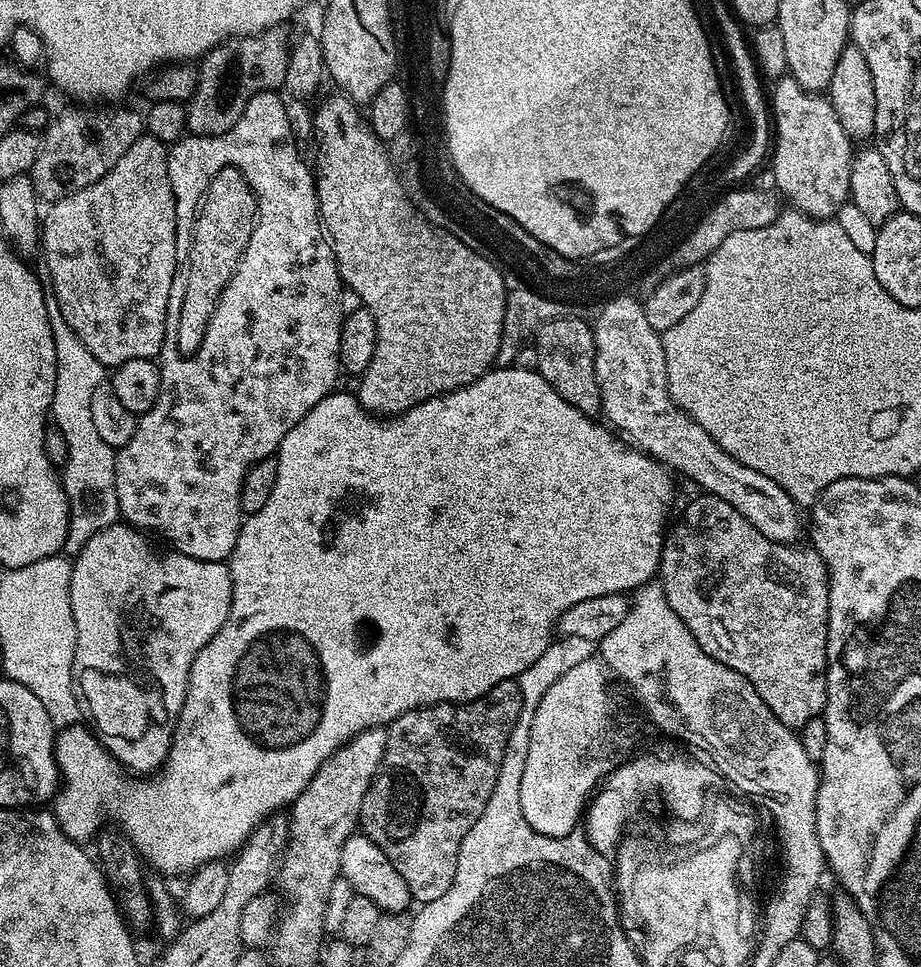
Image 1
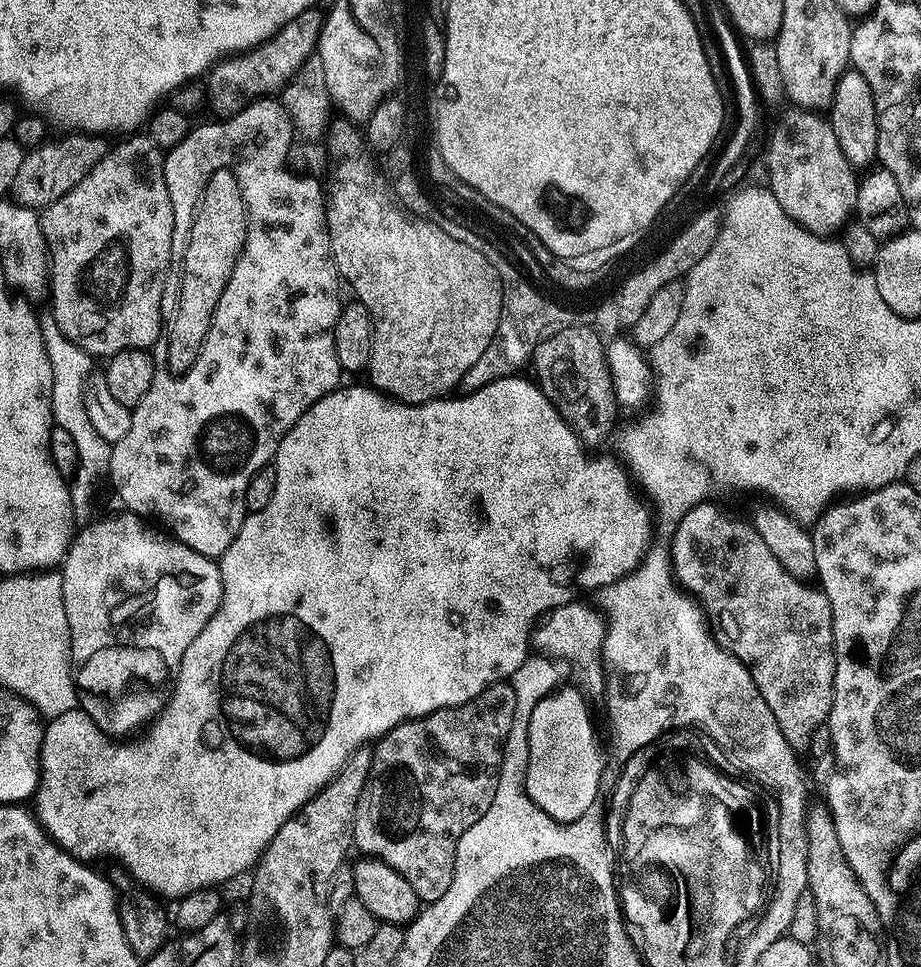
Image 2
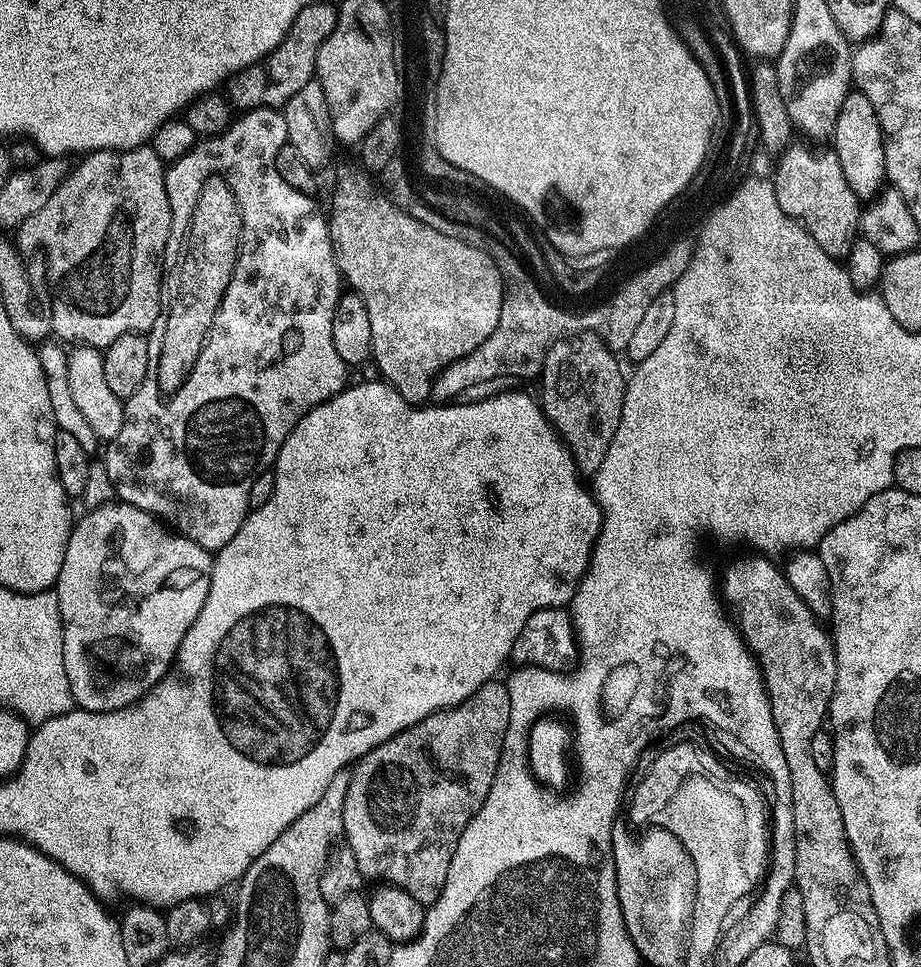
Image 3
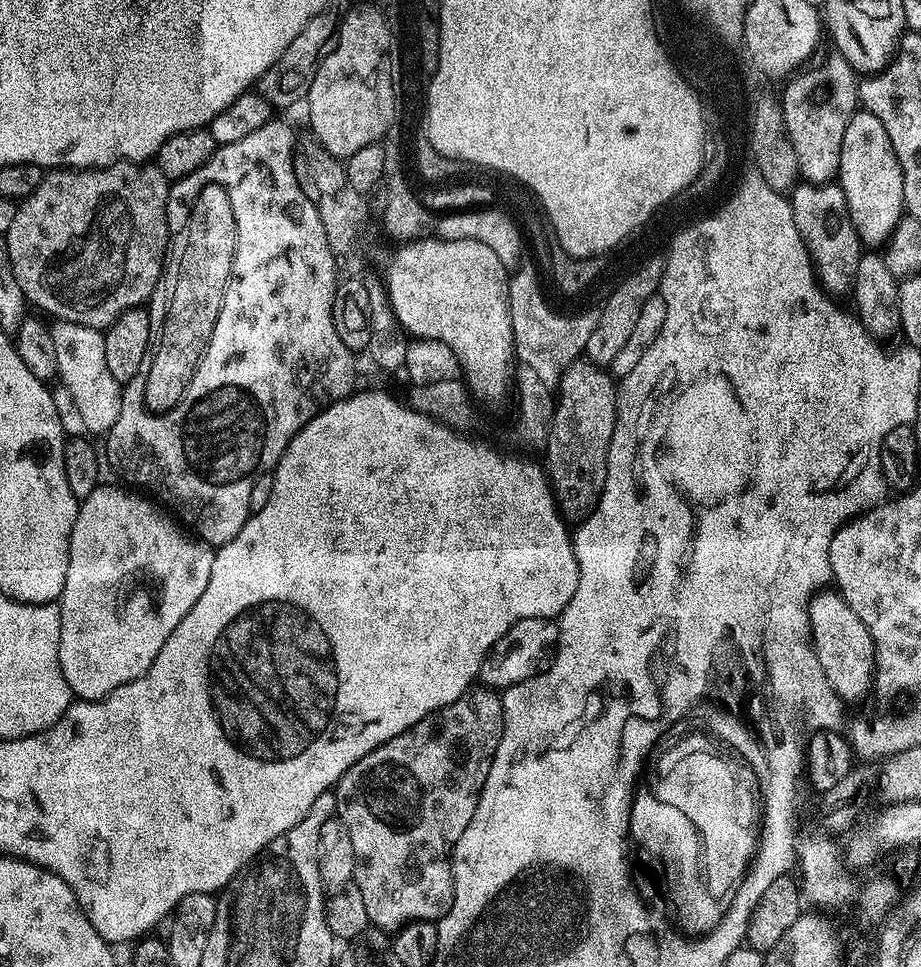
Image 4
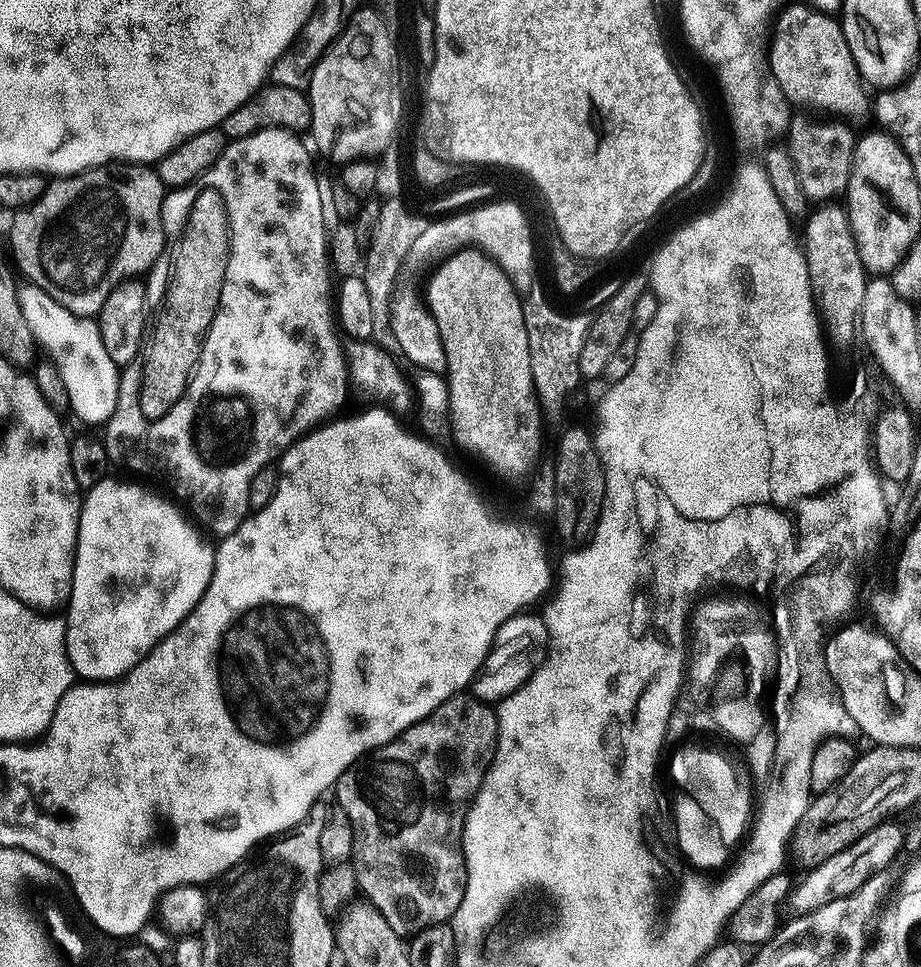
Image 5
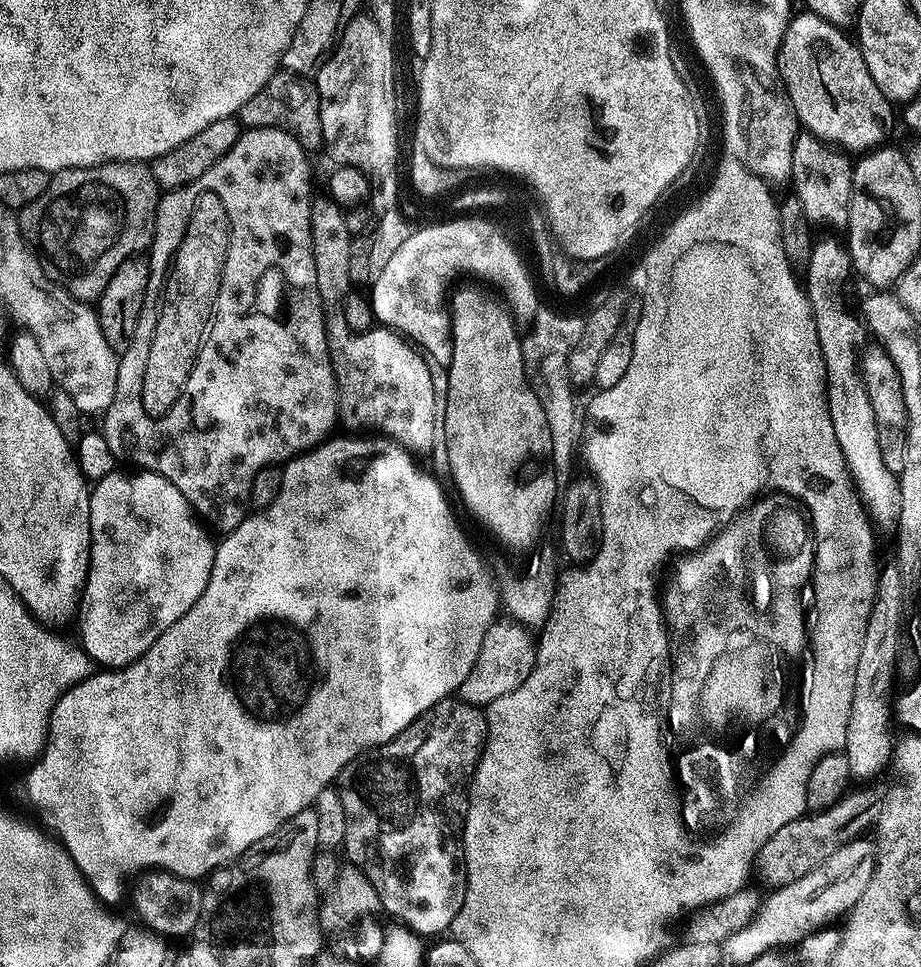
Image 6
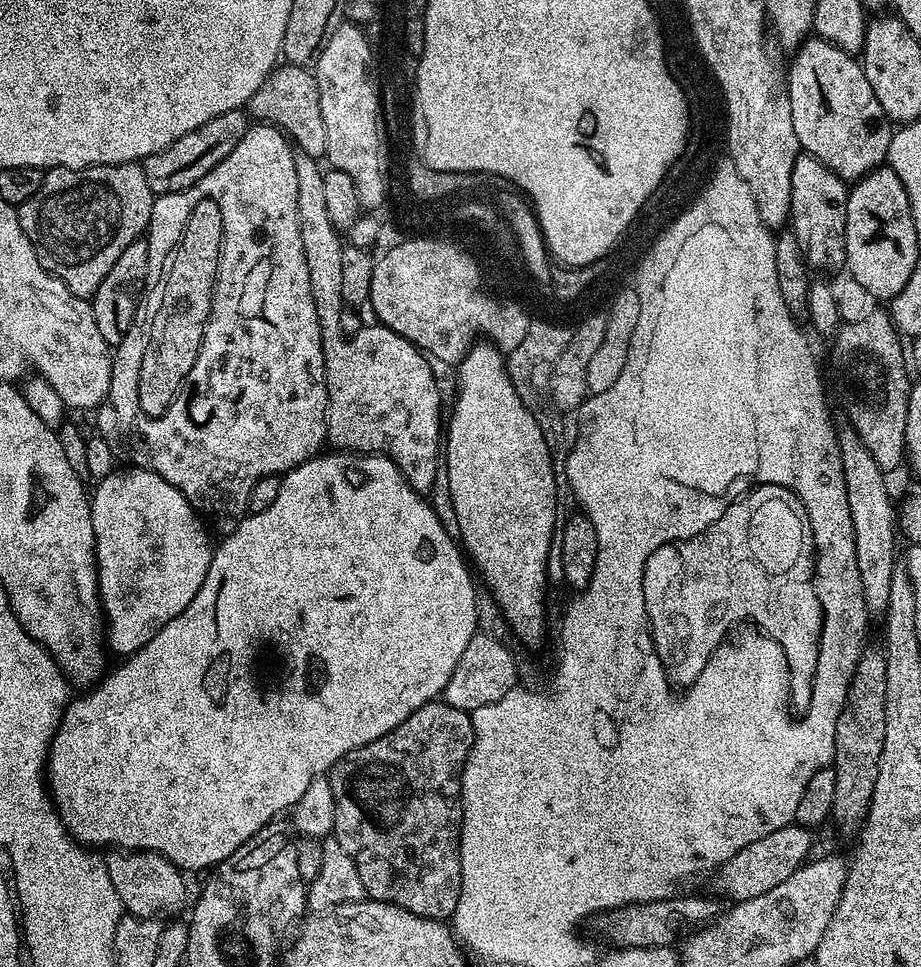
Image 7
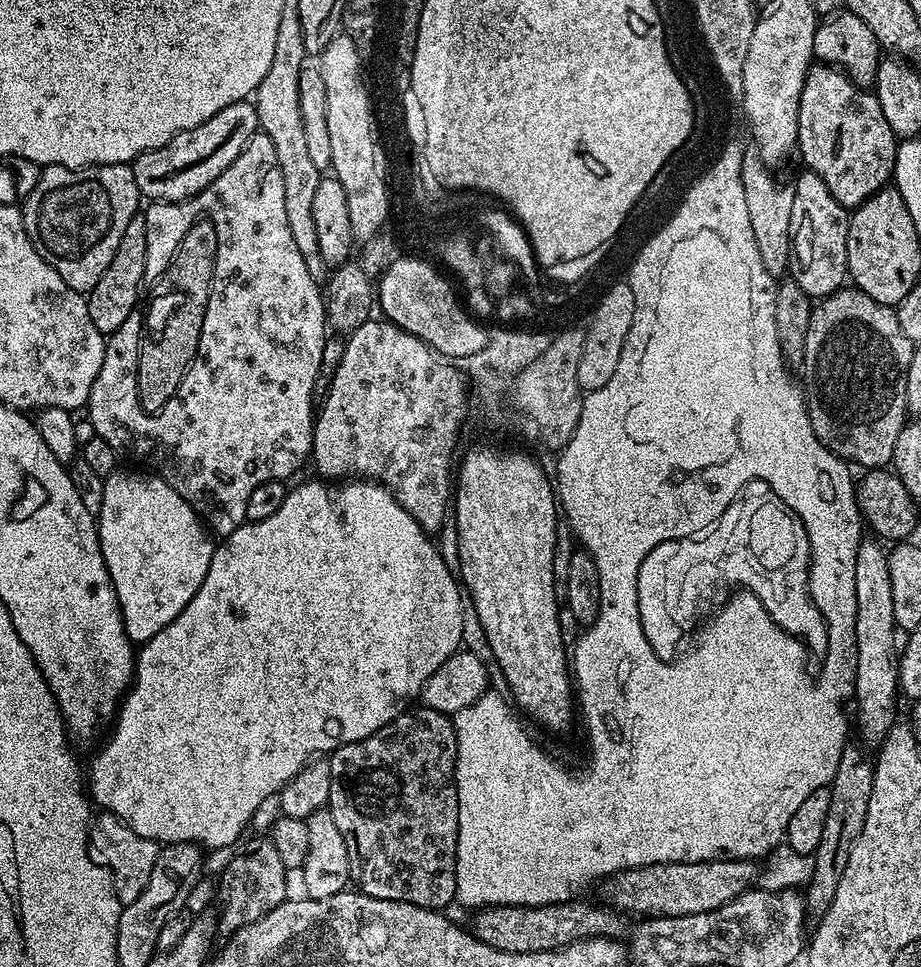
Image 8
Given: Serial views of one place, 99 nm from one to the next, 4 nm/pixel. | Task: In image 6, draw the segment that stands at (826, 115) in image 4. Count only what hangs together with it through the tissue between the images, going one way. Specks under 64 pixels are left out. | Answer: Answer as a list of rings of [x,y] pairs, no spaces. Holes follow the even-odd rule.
[[[804,130],[797,135],[792,159],[792,190],[813,225],[829,224],[832,228],[847,229],[853,163],[849,153],[819,140],[813,132]]]

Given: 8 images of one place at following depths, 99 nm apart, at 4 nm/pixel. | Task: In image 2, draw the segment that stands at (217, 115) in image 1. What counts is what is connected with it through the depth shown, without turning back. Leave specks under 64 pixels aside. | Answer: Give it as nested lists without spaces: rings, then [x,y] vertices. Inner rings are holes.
[[[319,7],[308,8],[298,18],[286,22],[274,36],[257,48],[233,54],[220,61],[206,76],[206,100],[216,114],[240,112],[253,100],[272,98],[283,90],[292,76],[316,51],[325,13]]]

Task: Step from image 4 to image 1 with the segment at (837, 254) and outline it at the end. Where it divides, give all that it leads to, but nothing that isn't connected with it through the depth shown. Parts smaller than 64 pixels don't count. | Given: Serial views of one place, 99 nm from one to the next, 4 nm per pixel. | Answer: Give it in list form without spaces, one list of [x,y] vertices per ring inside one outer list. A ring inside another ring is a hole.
[[[790,74],[781,76],[773,88],[776,89],[772,96],[770,92],[770,116],[774,121],[774,147],[770,152],[770,162],[772,160],[772,176],[776,179],[775,191],[785,201],[788,199],[795,211],[813,216],[815,220],[831,220],[836,211],[850,200],[854,141],[846,134],[846,130],[842,130],[842,122],[838,122],[838,114],[834,114],[834,106],[828,101],[827,95],[808,92]]]

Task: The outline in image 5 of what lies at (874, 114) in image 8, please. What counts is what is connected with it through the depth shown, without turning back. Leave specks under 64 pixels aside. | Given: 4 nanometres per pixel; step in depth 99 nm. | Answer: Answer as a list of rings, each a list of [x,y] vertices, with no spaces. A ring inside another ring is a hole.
[[[807,3],[792,4],[780,17],[777,15],[776,29],[772,32],[772,45],[766,48],[766,59],[772,76],[778,82],[786,97],[793,105],[832,106],[844,112],[860,112],[864,108],[864,92],[860,71],[856,69],[850,48],[840,30],[839,19],[808,7]]]

